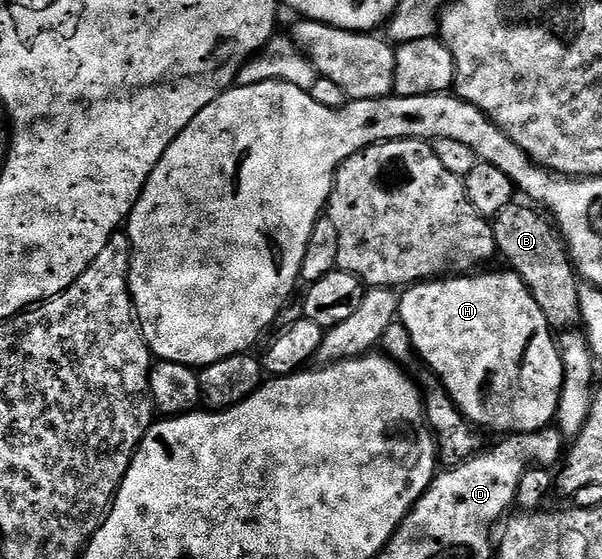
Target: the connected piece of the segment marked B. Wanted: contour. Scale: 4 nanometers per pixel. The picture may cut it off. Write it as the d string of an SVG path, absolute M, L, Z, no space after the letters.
M523 204L507 205L505 209L498 211L496 217L491 218L490 224L494 231L499 256L501 258L504 256L508 260L507 268L517 273L522 283L526 283L530 295L534 295L534 303L542 307L542 315L546 315L553 330L575 330L581 324L580 291L582 288L576 266L572 264L572 258L568 256L559 232L531 204Z

